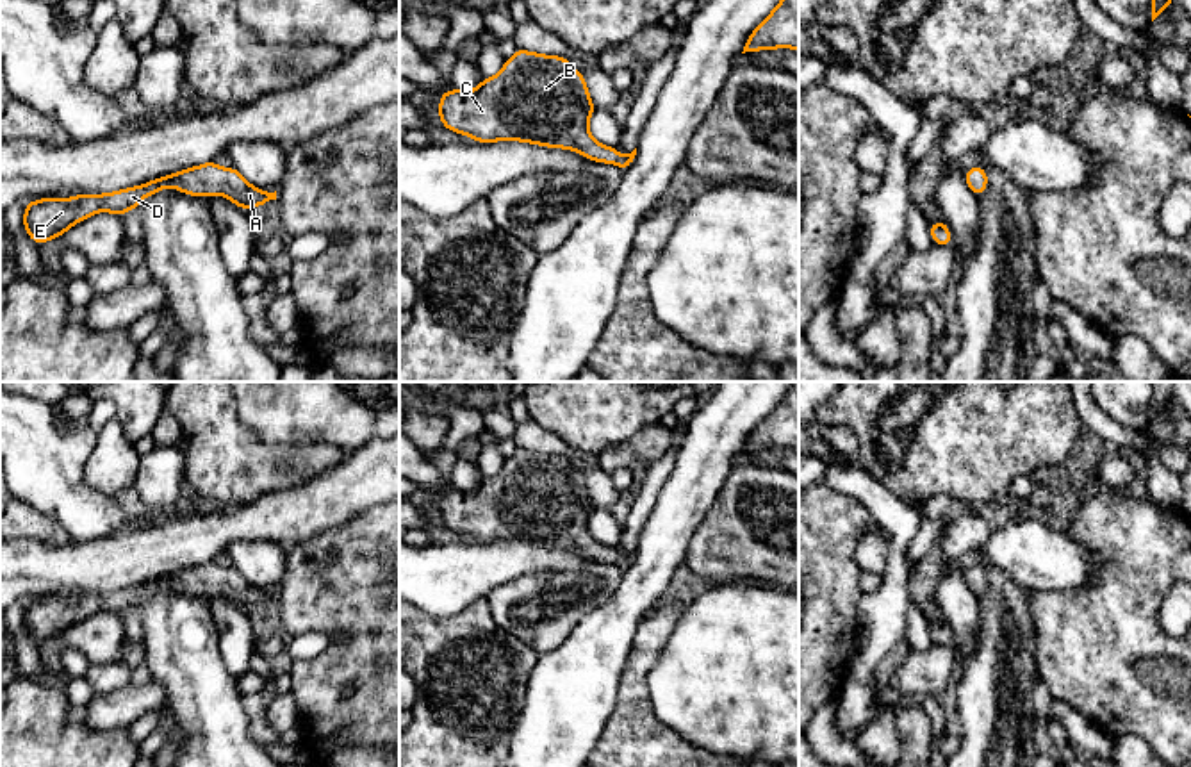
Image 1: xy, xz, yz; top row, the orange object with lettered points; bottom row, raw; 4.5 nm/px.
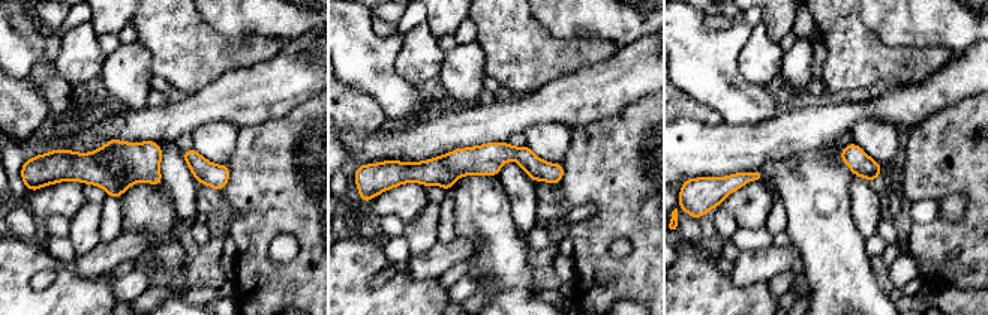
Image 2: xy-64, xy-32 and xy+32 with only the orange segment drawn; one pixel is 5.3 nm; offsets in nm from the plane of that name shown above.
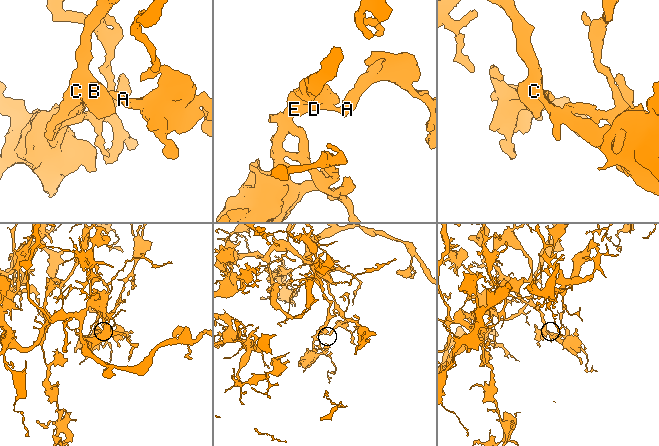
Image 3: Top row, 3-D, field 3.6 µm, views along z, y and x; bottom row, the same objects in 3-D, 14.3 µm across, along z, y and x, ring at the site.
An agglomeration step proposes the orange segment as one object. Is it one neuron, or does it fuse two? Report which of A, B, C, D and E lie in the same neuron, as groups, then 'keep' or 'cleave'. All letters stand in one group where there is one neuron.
A B C D E; keep

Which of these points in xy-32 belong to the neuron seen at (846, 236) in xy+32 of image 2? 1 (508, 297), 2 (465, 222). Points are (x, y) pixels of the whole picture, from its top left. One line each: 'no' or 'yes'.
1: yes
2: yes

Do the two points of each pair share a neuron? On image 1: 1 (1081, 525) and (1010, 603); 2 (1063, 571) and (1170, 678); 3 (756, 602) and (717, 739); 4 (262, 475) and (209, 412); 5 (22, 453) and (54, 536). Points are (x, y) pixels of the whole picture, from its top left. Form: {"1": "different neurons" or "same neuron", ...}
{"1": "different neurons", "2": "different neurons", "3": "same neuron", "4": "same neuron", "5": "different neurons"}

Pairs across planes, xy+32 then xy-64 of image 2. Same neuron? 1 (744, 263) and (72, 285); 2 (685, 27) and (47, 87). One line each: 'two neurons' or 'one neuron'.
1: two neurons
2: one neuron

